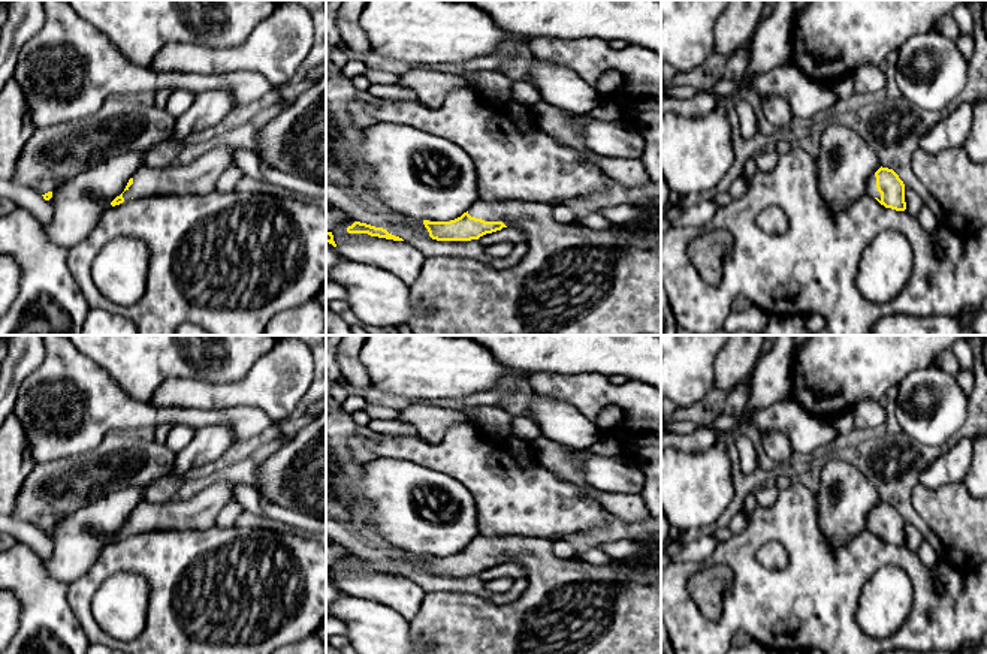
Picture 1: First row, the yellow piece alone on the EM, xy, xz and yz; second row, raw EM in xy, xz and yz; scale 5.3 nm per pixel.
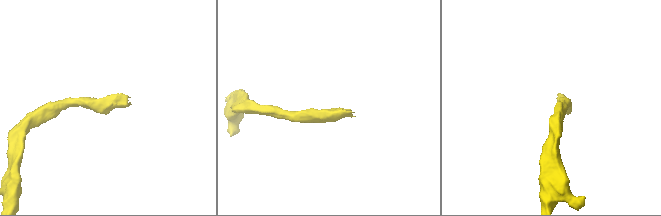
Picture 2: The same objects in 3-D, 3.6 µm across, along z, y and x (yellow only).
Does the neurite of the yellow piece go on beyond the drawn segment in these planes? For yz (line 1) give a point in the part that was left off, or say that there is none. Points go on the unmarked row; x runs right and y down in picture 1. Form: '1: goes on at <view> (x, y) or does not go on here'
1: goes on at yz (872, 526)

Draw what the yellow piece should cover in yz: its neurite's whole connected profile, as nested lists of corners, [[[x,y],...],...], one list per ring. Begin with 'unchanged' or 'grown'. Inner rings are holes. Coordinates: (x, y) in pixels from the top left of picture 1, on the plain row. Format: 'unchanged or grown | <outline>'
grown | [[[879,503],[867,515],[867,530],[875,533],[885,543],[905,546],[905,519],[899,510],[888,503]]]

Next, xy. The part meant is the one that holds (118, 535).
grown | [[[218,480],[187,501],[167,501],[163,504],[141,501],[129,515],[124,527],[111,540],[142,531],[203,530],[215,525],[221,509],[233,497],[236,482]]]

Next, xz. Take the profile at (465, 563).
grown | [[[661,533],[642,543],[646,546],[643,558],[609,566],[574,557],[561,560],[553,554],[552,540],[520,536],[479,534],[455,555],[423,555],[437,576],[471,576],[507,561],[516,563],[525,567],[529,585],[517,600],[505,605],[462,591],[426,593],[410,630],[428,647],[413,654],[661,654]]]

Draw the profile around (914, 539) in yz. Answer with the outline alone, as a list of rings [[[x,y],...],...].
[[[905,522],[905,537],[906,537],[906,548],[911,552],[918,552],[921,543],[924,542],[924,537],[921,533],[911,524]]]

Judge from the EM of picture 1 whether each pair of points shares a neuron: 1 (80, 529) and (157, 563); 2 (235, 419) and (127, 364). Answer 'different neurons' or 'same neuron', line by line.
1: different neurons
2: different neurons

